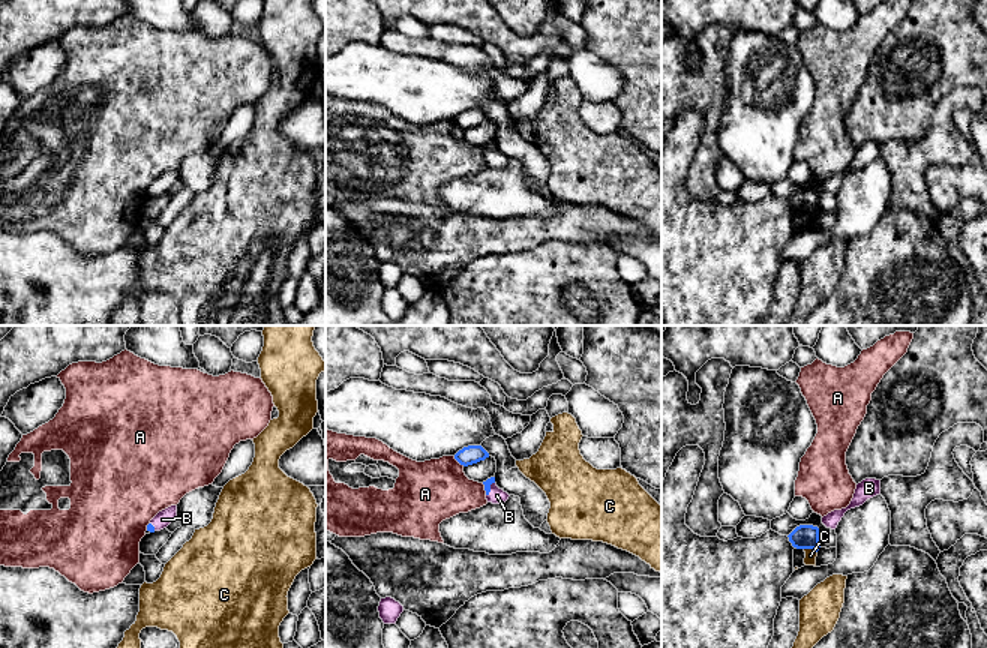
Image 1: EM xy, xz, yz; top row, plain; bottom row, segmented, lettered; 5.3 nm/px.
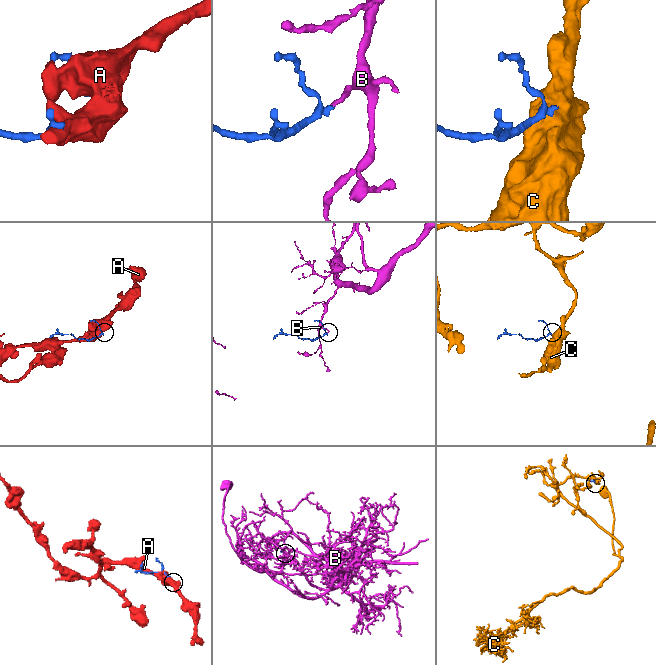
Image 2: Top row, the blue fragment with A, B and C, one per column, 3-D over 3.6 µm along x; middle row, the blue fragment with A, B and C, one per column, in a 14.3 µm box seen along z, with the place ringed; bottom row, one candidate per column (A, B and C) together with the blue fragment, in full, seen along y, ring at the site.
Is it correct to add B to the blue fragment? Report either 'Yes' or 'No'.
Yes

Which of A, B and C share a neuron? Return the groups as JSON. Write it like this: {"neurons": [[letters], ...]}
{"neurons": [["A"], ["B"], ["C"]]}

